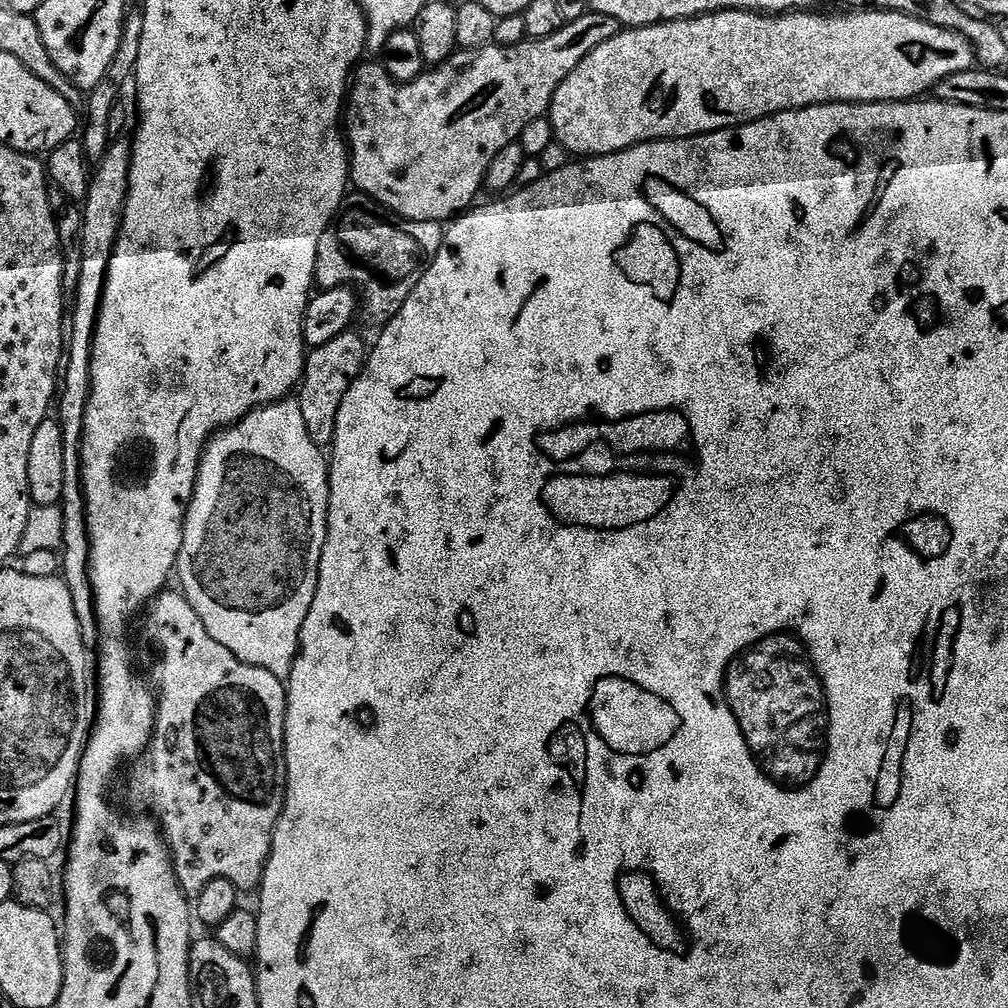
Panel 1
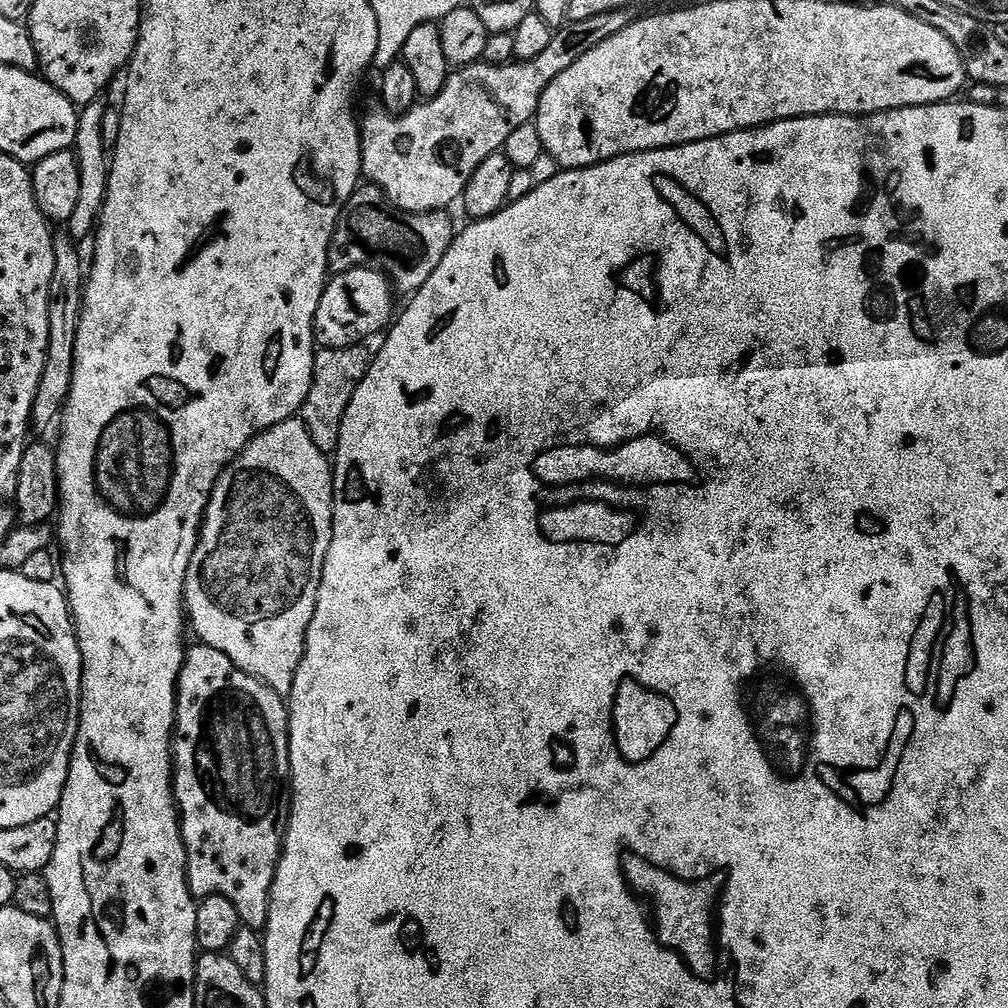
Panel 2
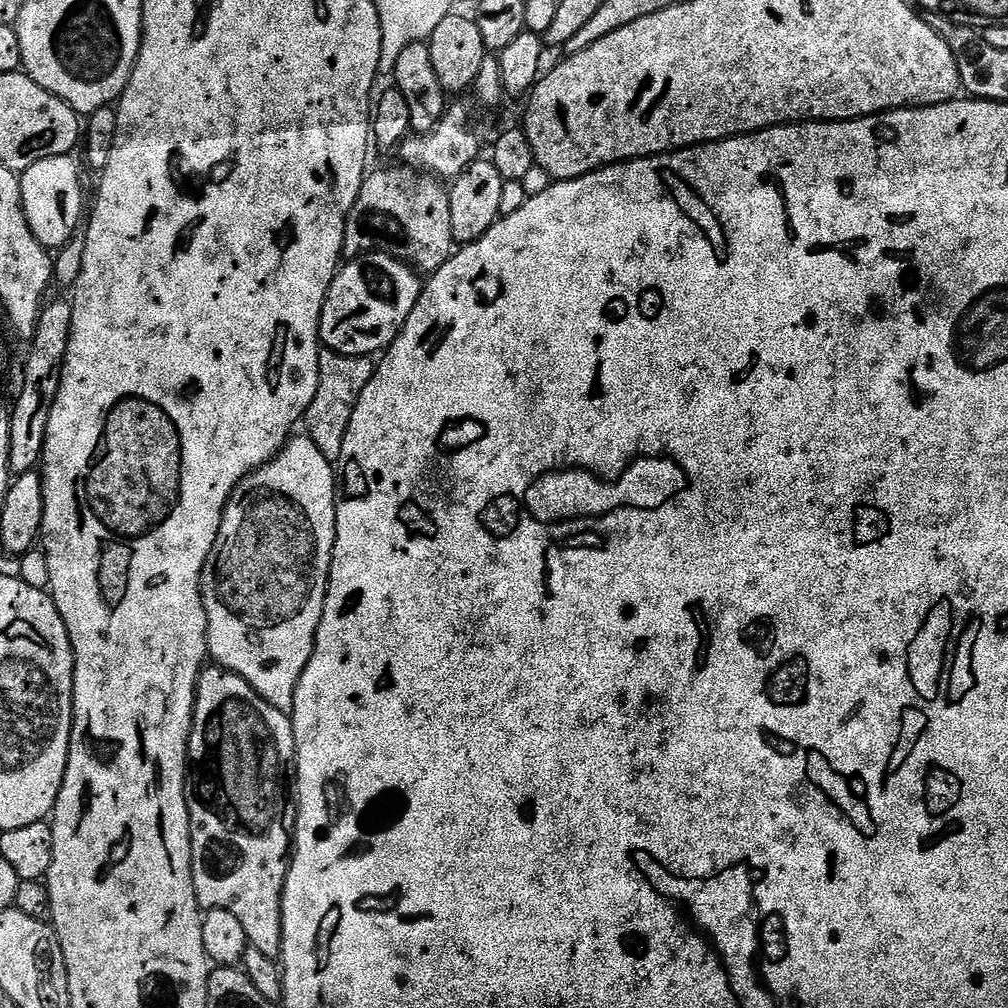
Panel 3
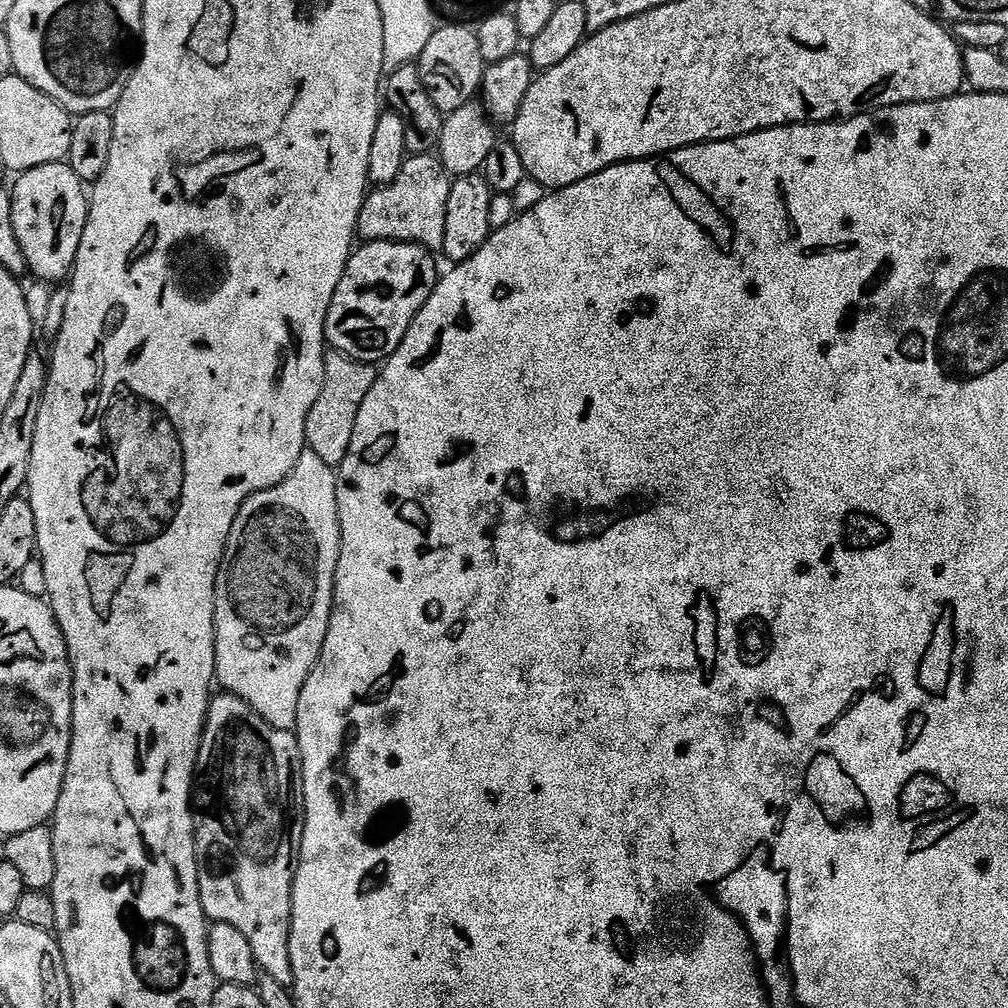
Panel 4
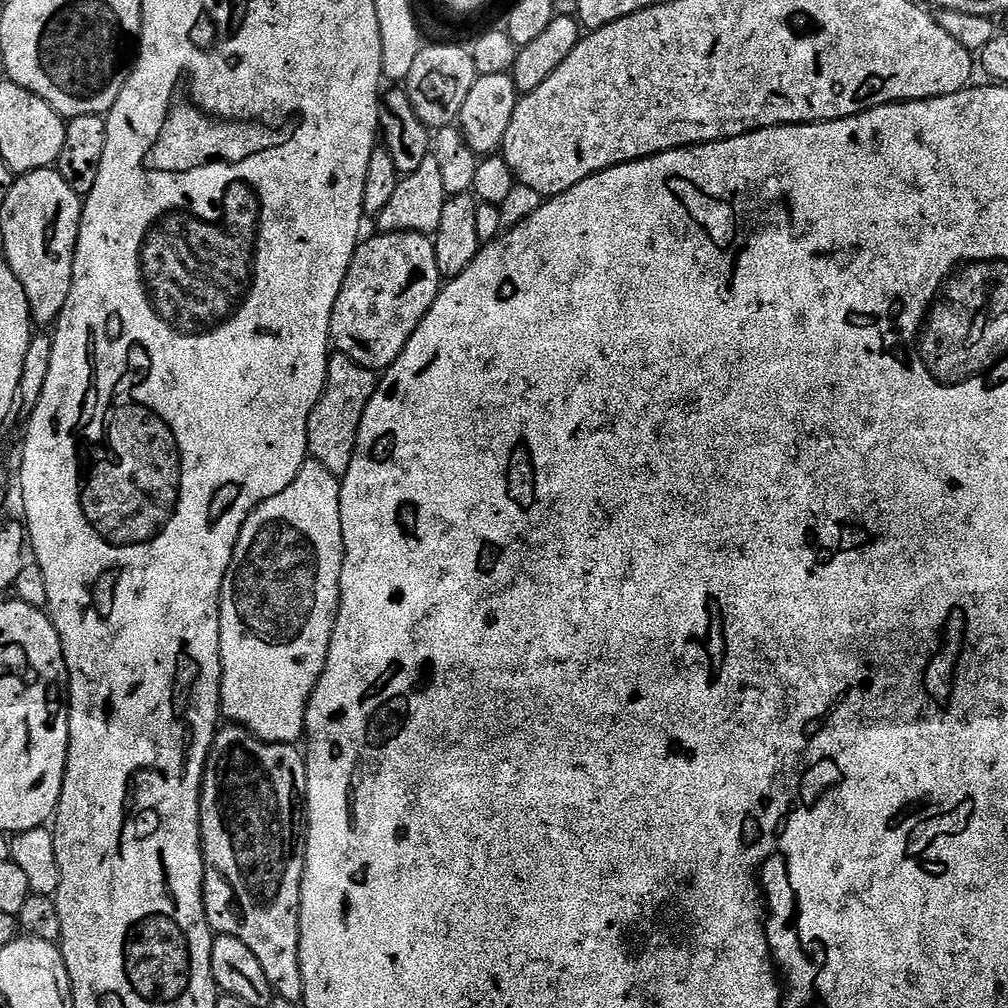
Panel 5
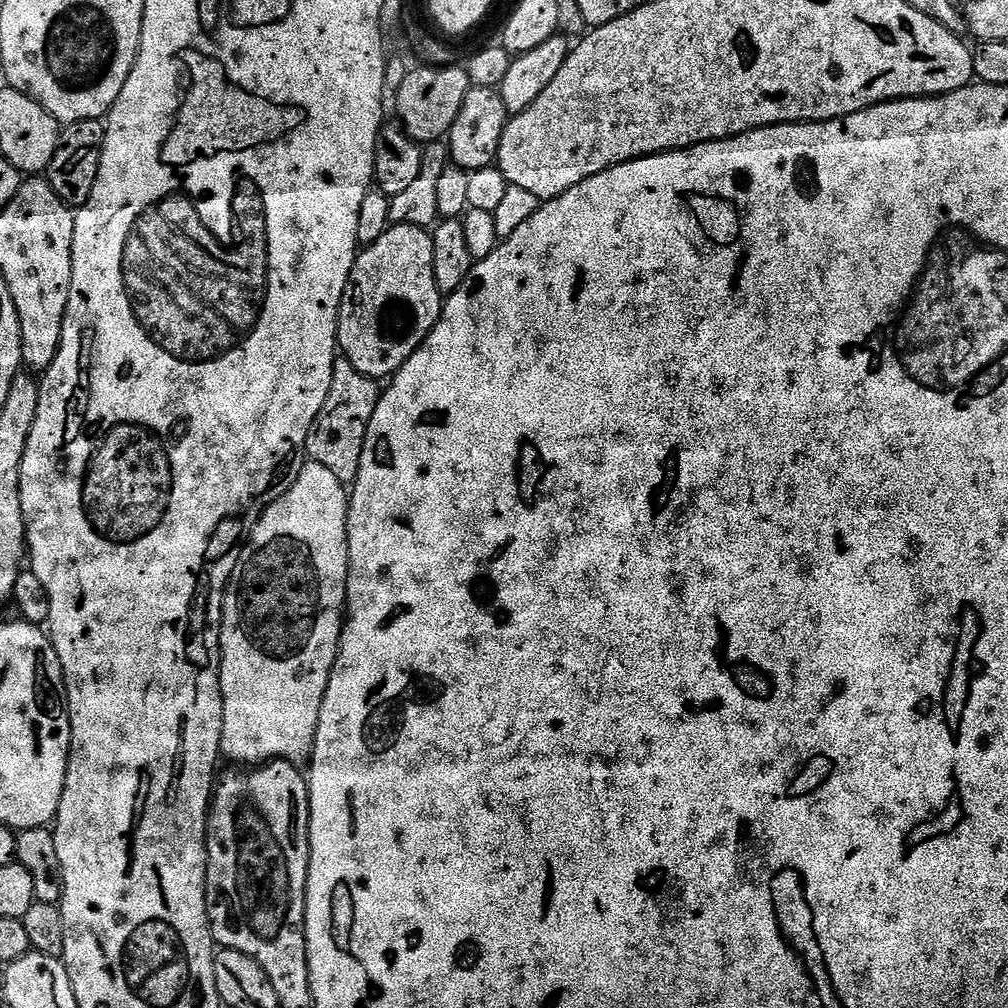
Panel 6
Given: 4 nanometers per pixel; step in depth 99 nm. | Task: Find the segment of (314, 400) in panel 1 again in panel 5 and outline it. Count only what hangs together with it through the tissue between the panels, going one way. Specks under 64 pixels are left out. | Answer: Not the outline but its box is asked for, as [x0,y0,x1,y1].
[308,350,377,478]

